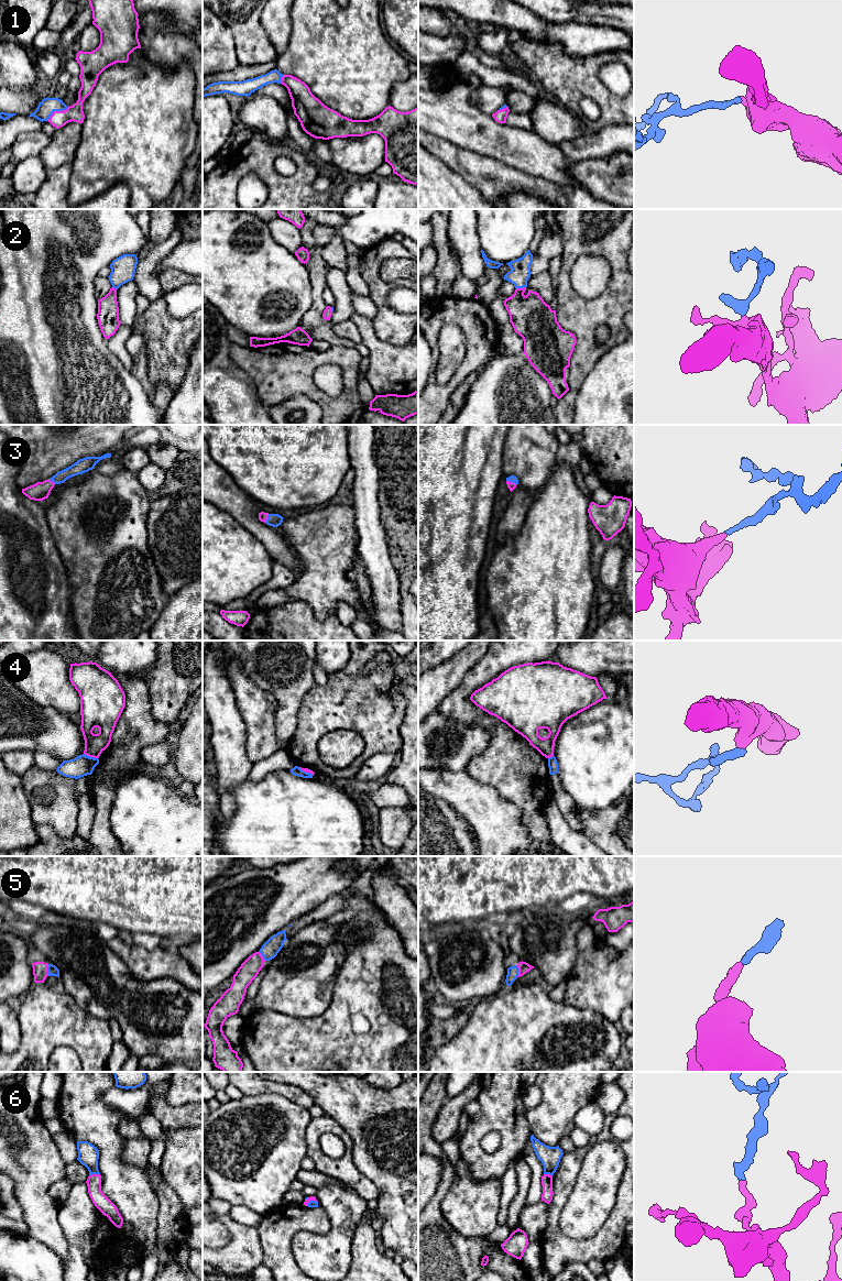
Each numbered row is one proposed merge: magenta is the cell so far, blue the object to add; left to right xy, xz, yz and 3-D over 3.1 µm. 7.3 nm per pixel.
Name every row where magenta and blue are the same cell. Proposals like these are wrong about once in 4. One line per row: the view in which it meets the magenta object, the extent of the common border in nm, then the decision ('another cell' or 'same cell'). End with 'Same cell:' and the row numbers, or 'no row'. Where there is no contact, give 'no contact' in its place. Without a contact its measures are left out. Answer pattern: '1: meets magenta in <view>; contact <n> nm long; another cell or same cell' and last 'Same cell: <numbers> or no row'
1: meets magenta in xy; contact 180 nm long; same cell
2: meets magenta in yz; contact 70 nm long; same cell
3: meets magenta in xz; contact 70 nm long; same cell
4: meets magenta in xy; contact 110 nm long; another cell
5: meets magenta in xy; contact 90 nm long; same cell
6: meets magenta in xy; contact 80 nm long; same cell
Same cell: 1, 2, 3, 5, 6

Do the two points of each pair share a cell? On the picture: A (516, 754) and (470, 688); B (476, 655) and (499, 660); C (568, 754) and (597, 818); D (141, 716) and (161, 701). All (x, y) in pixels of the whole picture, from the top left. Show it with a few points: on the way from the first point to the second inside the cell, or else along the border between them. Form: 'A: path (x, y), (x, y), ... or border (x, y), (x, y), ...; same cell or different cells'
A: path (503, 737), (468, 704); same cell
B: border (487, 652), (465, 676); different cells
C: border (618, 801), (598, 809), (576, 808); different cells
D: border (145, 683), (149, 690), (151, 715), (167, 725); different cells

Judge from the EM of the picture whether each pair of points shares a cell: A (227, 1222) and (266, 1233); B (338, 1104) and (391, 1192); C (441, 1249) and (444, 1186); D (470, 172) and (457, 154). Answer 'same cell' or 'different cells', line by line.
A: different cells
B: same cell
C: same cell
D: same cell

